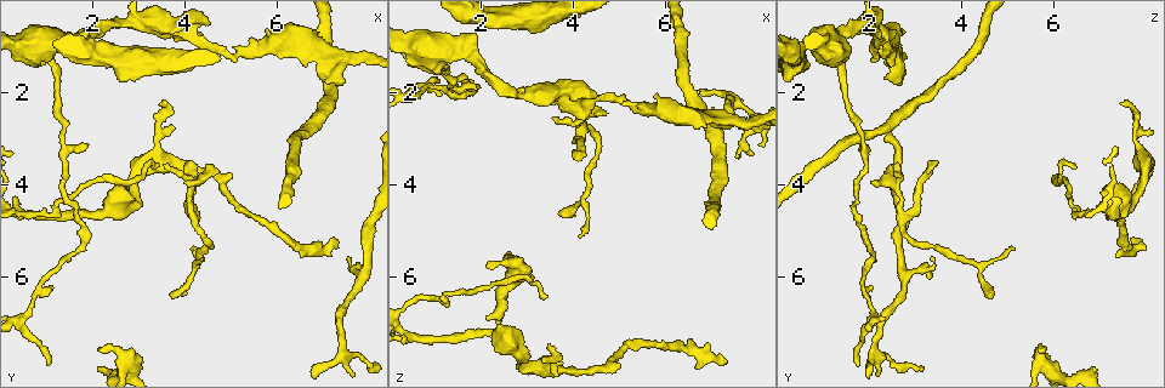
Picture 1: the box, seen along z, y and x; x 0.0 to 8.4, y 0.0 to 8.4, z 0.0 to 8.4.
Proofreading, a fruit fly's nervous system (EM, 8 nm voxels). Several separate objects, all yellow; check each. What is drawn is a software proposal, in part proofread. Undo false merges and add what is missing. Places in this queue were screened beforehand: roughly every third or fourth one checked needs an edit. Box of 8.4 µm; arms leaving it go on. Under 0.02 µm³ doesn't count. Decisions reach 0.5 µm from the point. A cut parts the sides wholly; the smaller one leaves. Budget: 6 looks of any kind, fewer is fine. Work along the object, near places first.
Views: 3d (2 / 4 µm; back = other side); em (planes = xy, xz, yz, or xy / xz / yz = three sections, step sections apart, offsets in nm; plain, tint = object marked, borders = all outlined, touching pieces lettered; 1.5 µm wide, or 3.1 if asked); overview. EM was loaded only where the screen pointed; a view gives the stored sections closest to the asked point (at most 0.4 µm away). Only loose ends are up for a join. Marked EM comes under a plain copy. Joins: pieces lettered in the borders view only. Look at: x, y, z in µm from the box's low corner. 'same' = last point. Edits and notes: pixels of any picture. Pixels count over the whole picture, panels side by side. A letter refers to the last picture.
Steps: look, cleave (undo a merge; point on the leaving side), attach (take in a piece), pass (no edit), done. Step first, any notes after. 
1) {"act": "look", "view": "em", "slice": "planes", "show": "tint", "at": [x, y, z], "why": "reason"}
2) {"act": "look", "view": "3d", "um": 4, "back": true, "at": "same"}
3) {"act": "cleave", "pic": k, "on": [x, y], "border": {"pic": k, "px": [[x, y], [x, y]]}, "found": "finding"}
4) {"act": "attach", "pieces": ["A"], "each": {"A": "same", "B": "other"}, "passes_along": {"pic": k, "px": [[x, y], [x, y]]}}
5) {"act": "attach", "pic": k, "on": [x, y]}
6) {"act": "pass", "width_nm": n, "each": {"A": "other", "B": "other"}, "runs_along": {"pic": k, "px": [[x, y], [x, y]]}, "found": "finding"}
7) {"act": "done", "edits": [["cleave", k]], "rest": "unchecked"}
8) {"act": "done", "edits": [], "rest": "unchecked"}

{"act": "look", "view": "3d", "um": 4, "at": [3.50, 2.20, 7.40], "why": "tapers out"}

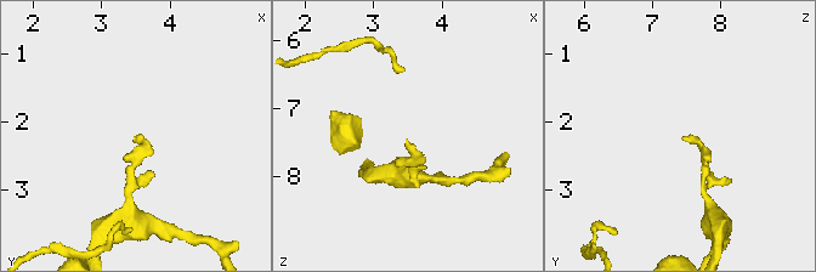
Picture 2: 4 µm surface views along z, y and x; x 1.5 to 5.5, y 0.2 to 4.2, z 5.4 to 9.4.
{"act": "look", "view": "em", "slice": "planes", "show": "borders", "at": [3.50, 2.25, 7.50], "why": "need the tissue"}

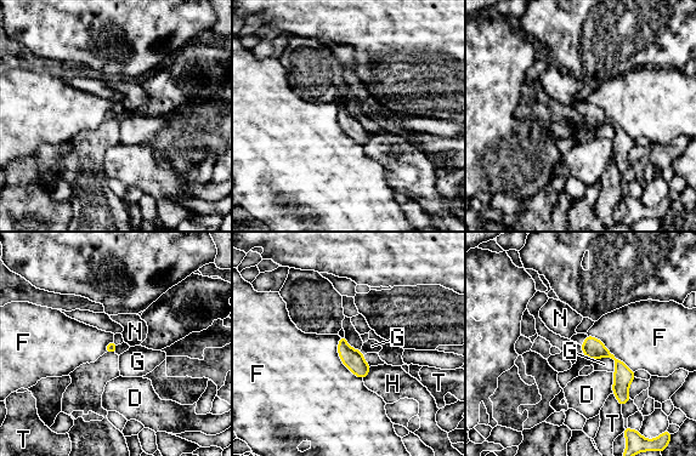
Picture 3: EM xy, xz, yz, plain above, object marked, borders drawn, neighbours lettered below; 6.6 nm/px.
{"act": "pass", "each": {"D": "other", "F": "other", "G": "other", "H": "other", "N": "other", "T": "other"}, "runs_along": {"pic": 3, "px": [[588, 338], [618, 363], [622, 402]]}, "found": "none of them fits"}

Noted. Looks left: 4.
{"act": "look", "view": "em", "slice": "planes", "show": "borders", "at": [2.10, 7.60, 5.75], "why": "free end"}

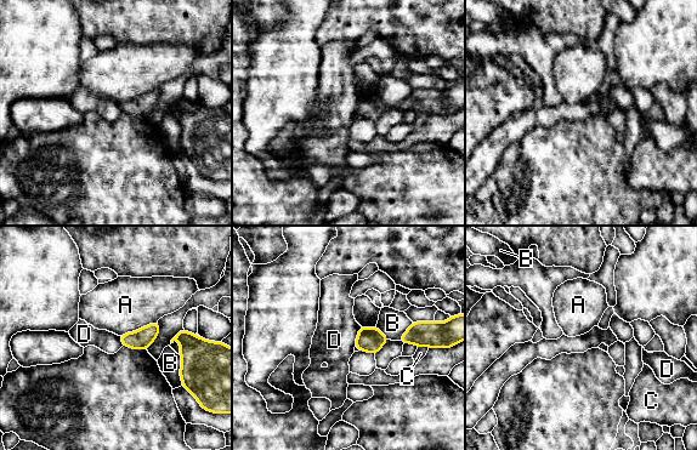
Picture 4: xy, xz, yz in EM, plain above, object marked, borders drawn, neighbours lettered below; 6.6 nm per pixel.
{"act": "pass", "width_nm": 130, "longest_contact_nm": ["A", 260], "each": {"A": "other", "B": "other", "C": "other", "D": "other"}, "found": "no lettered piece goes on from it"}

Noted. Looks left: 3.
{"act": "look", "view": "3d", "um": 4, "at": [2.10, 4.65, 7.20], "why": "thick turns thin"}

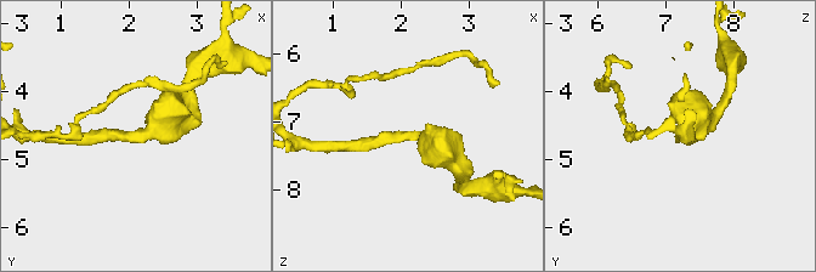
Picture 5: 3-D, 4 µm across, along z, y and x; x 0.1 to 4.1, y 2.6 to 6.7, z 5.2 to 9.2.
{"act": "look", "view": "em", "slice": "xy", "step": 8, "show": "tint", "at": [2.10, 4.65, 7.20], "arm_widths_nm": [180, 480]}

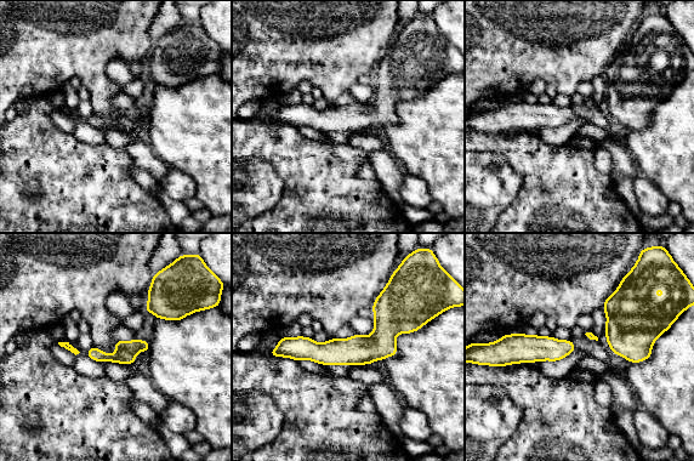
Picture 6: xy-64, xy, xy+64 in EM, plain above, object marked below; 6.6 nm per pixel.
{"act": "look", "view": "em", "slice": "planes", "show": "borders", "at": "same", "why": "cut it another way"}

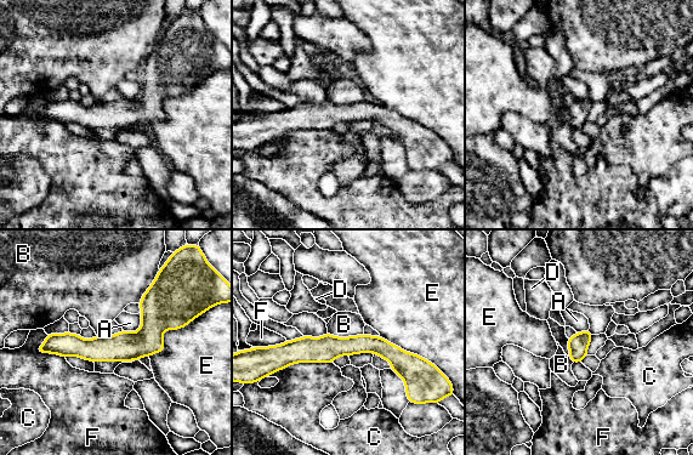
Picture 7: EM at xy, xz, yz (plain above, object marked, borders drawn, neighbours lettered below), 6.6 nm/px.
{"act": "pass", "each": {"A": "other", "B": "other", "C": "other", "D": "other", "E": "other", "F": "other"}, "runs_along": {"pic": 7, "px": [[276, 352], [380, 346], [419, 364]]}, "found": "one neuron here"}

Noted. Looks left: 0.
{"act": "done", "edits": [], "rest": "unchecked"}

